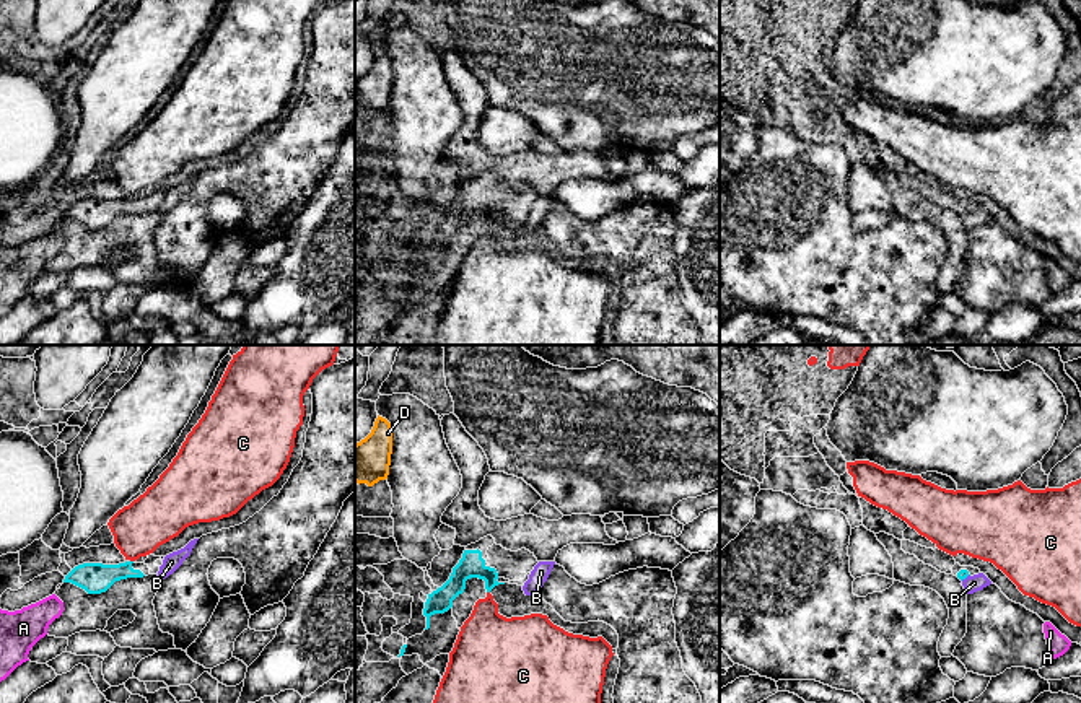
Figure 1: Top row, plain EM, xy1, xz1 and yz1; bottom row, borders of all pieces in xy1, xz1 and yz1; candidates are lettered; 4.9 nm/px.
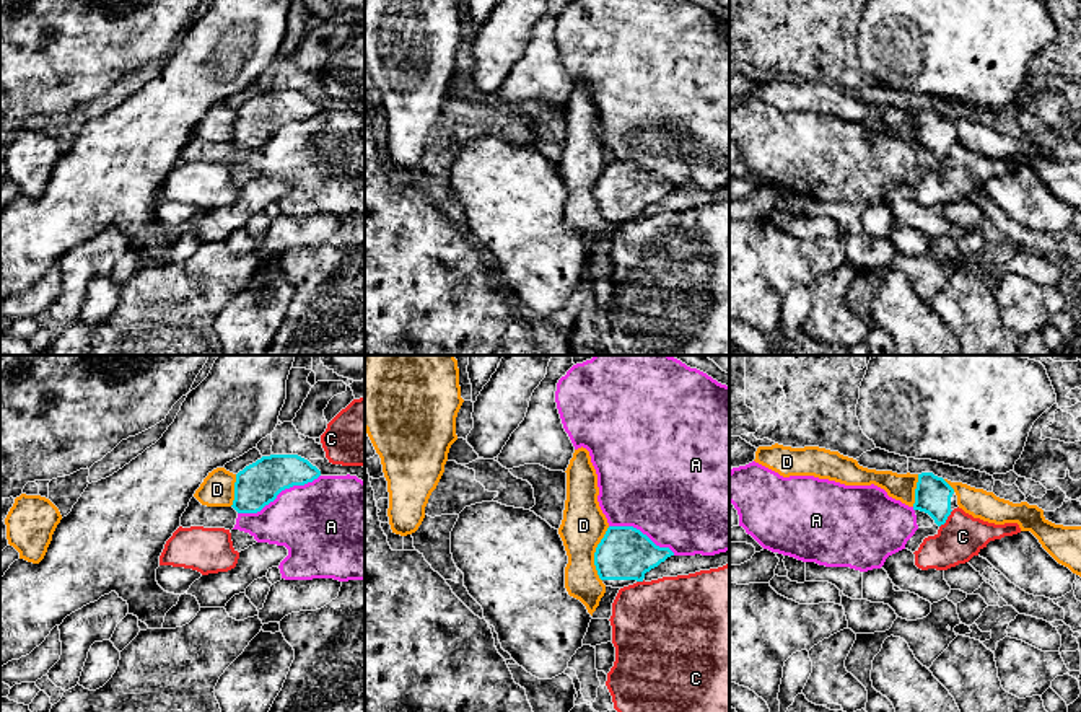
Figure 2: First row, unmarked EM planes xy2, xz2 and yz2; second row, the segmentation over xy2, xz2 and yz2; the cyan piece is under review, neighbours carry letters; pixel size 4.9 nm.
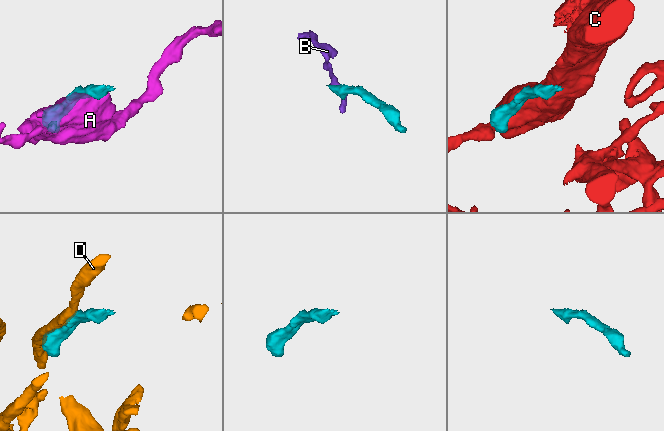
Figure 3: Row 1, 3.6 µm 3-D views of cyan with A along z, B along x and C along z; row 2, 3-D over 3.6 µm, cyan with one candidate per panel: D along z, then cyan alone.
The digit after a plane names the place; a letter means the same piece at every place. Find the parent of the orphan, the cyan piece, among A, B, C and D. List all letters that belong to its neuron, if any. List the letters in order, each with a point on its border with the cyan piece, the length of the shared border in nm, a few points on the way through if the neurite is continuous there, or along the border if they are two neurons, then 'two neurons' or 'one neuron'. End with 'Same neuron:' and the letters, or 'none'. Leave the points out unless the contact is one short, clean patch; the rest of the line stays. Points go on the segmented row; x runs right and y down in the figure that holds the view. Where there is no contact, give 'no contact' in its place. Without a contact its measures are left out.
A: xy2 (279, 492) | 460 nm | two neurons
B: yz1 (964, 578) | 50 nm | two neurons
C: yz2 (946, 518) | 110 nm | along yz2 (953, 510), (940, 527) | two neurons
D: xz2 (595, 554) | 280 nm | along xz2 (609, 527), (595, 553), (595, 569), (601, 580) | two neurons
Same neuron: none

